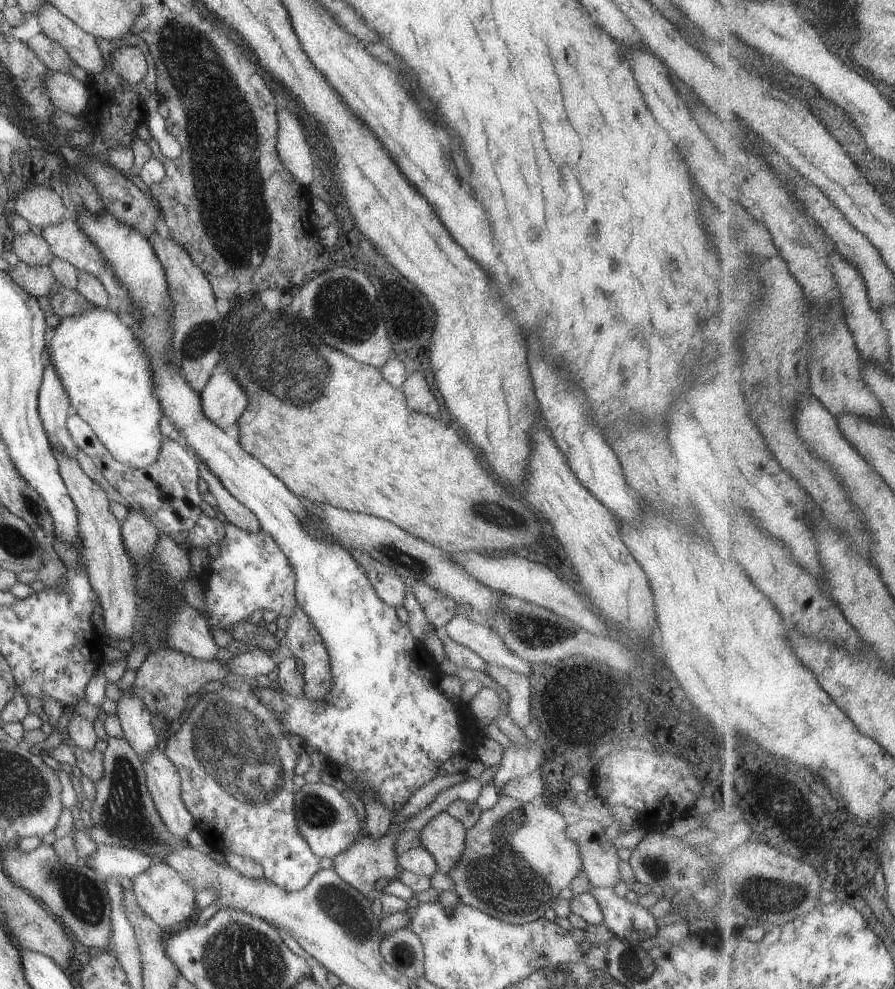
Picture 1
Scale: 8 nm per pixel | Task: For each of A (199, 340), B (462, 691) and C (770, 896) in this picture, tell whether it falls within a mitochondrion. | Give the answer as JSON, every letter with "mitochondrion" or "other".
{"A":"mitochondrion","B":"other","C":"mitochondrion"}

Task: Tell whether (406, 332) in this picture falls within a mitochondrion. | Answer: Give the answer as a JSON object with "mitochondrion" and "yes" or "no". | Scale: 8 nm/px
{"mitochondrion":"no"}

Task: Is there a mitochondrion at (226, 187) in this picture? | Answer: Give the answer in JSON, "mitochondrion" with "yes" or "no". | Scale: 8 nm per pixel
{"mitochondrion":"yes"}

